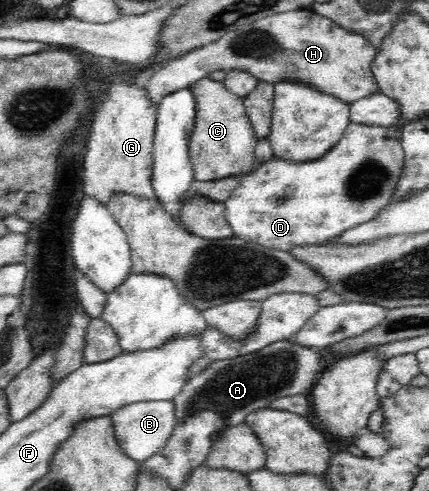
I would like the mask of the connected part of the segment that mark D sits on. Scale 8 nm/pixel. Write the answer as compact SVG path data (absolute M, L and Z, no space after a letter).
M351 122L347 127L347 131L341 136L341 139L319 159L297 162L274 157L268 162L257 165L251 174L244 175L241 179L241 183L235 187L235 191L227 198L227 201L224 201L226 204L226 220L229 222L231 230L233 230L233 233L235 233L237 238L243 239L244 241L272 249L289 251L300 246L325 244L329 239L341 235L341 232L349 231L351 227L357 227L360 223L373 219L382 207L389 205L391 202L391 197L393 197L395 187L397 187L397 181L399 181L399 177L401 177L401 173L403 173L404 149L401 136L402 133L399 126L368 126Z

